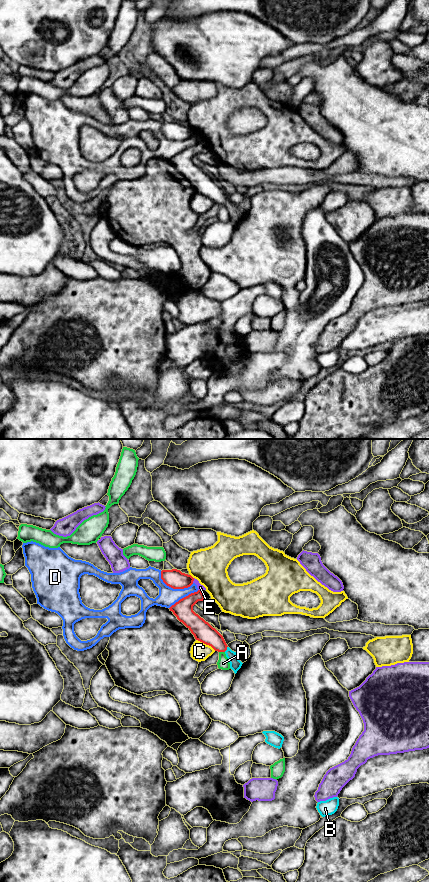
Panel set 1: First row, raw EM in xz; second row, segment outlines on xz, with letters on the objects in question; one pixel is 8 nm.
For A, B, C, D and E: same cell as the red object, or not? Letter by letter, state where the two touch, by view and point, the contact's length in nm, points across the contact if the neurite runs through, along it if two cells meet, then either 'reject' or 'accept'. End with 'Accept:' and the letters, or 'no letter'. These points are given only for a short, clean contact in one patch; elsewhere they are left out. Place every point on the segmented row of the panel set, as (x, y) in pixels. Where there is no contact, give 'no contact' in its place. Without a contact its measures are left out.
A: contact xz (222, 651); length 50 nm; reject
B: contact xz (226, 649); length 50 nm; way xz (203, 631), (226, 649), (232, 656), (235, 664); accept
C: contact xz (206, 644); length 180 nm; reject
D: contact xz (173, 588); length 280 nm; reject
E: contact xz (193, 580); length 40 nm; reject
Accept: B

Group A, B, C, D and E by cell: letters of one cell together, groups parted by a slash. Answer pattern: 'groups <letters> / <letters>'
groups A / B / C / D / E

